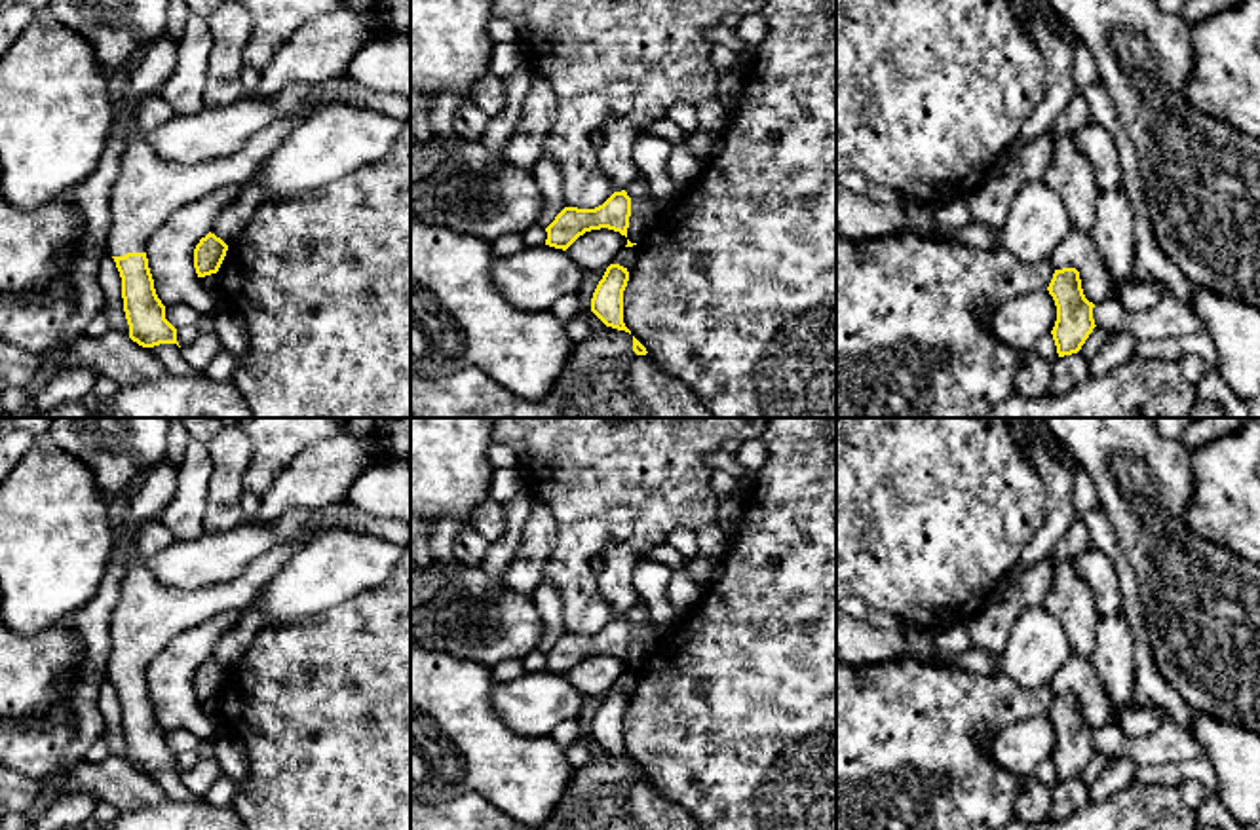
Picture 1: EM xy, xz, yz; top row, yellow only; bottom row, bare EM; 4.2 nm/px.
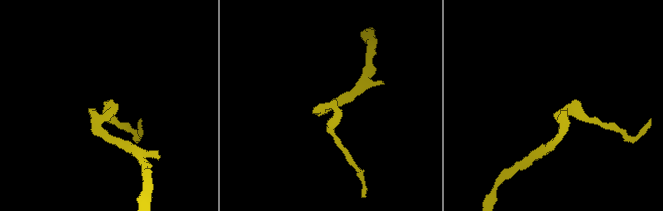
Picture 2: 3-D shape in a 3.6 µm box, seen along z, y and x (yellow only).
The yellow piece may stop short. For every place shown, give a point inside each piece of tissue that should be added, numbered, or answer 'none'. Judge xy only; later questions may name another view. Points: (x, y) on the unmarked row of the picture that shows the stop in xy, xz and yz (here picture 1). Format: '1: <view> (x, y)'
1: xy (149, 614)

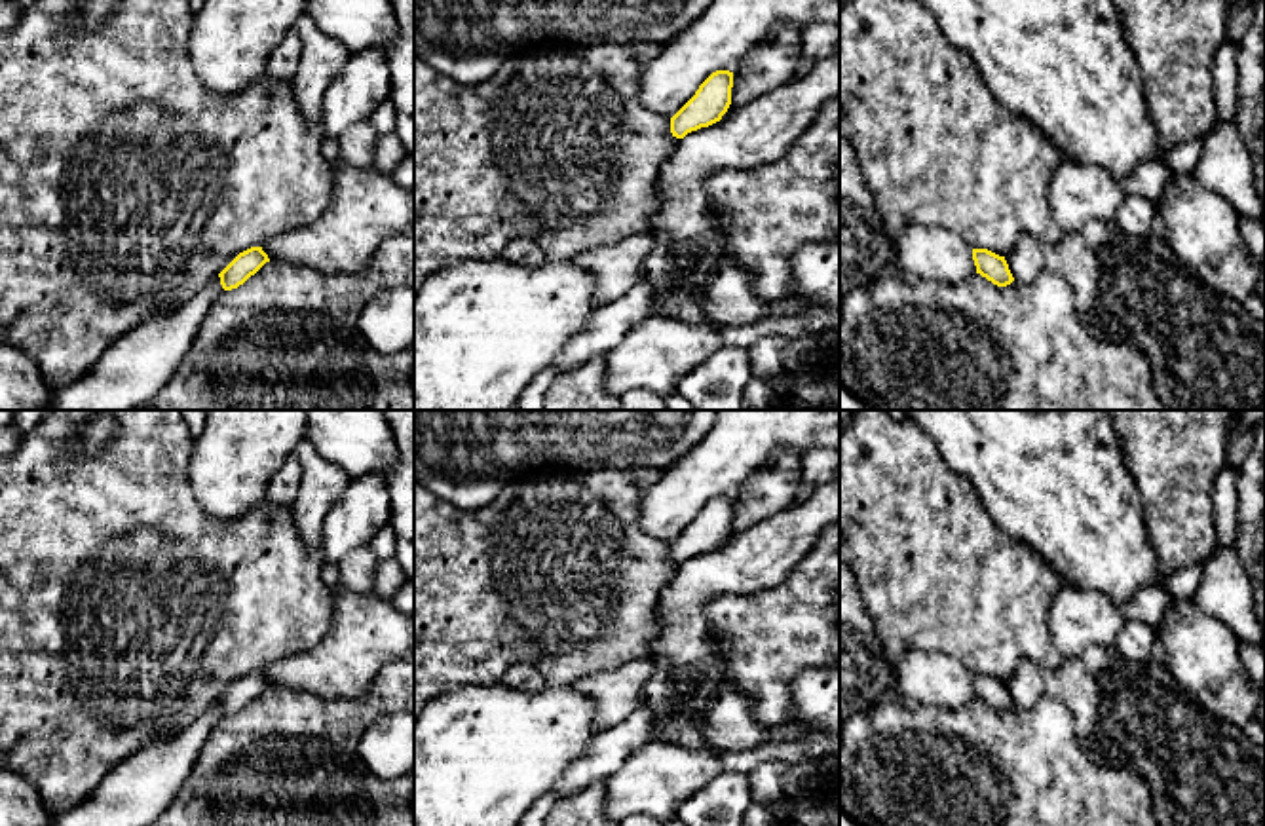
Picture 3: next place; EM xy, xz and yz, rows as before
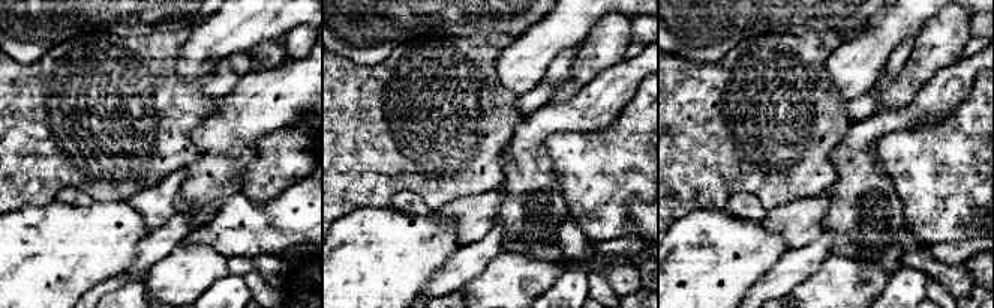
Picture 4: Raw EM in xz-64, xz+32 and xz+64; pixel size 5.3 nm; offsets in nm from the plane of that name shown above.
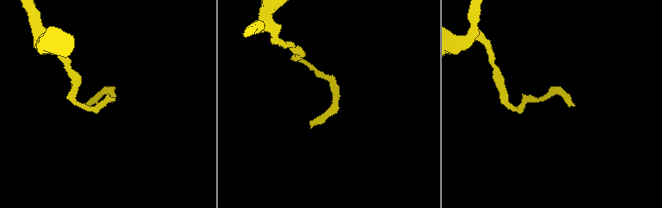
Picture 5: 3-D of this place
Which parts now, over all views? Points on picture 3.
none

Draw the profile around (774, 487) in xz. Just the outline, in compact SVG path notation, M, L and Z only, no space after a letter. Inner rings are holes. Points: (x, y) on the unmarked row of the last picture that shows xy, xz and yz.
M779 448L733 497L731 530L726 545L739 532L796 503L802 486L802 454Z

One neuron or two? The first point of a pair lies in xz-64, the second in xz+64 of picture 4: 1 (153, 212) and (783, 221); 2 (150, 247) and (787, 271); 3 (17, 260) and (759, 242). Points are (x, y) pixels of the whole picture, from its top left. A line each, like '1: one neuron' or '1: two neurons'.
1: one neuron
2: one neuron
3: one neuron

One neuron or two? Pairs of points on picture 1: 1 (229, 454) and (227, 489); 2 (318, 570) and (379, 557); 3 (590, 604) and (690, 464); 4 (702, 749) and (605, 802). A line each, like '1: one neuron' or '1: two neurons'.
1: one neuron
2: one neuron
3: one neuron
4: two neurons

